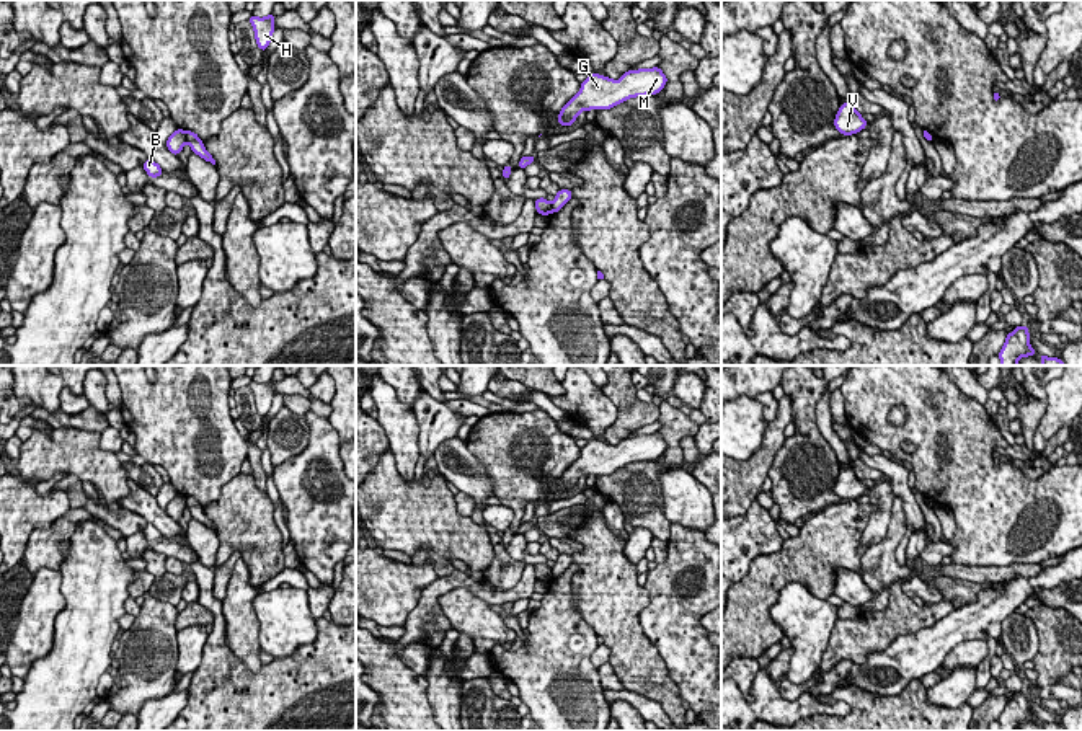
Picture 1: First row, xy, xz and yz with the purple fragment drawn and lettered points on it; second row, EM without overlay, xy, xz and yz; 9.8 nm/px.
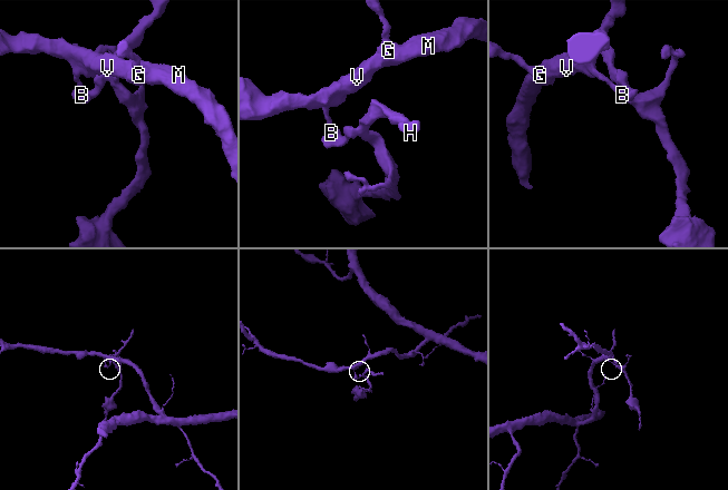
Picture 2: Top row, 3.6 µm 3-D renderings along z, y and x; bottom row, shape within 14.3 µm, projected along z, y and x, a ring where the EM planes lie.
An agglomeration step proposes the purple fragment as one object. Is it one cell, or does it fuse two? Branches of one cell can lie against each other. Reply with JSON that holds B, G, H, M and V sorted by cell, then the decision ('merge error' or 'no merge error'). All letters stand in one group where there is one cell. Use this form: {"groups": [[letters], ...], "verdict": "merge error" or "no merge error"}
{"groups": [["B", "G", "M", "V"], ["H"]], "verdict": "merge error"}

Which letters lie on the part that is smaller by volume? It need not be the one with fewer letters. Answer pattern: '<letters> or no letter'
H

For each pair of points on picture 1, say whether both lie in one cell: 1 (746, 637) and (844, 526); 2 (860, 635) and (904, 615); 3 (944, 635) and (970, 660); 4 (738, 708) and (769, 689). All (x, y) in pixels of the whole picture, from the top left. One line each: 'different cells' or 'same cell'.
1: same cell
2: same cell
3: different cells
4: same cell

